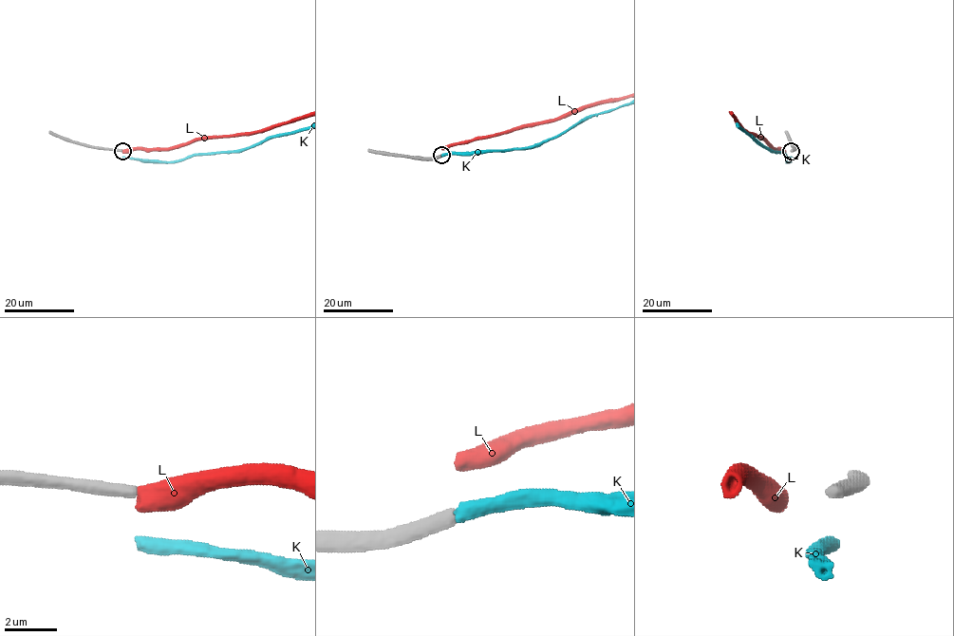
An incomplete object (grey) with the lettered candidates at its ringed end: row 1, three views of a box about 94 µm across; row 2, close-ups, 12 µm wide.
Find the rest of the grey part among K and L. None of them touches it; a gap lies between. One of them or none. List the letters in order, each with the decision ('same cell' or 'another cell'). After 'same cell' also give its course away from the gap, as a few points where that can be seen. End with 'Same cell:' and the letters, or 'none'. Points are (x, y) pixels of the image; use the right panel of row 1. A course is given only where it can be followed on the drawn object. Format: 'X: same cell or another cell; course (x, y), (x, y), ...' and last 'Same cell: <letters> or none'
K: same cell
L: another cell
Same cell: K

